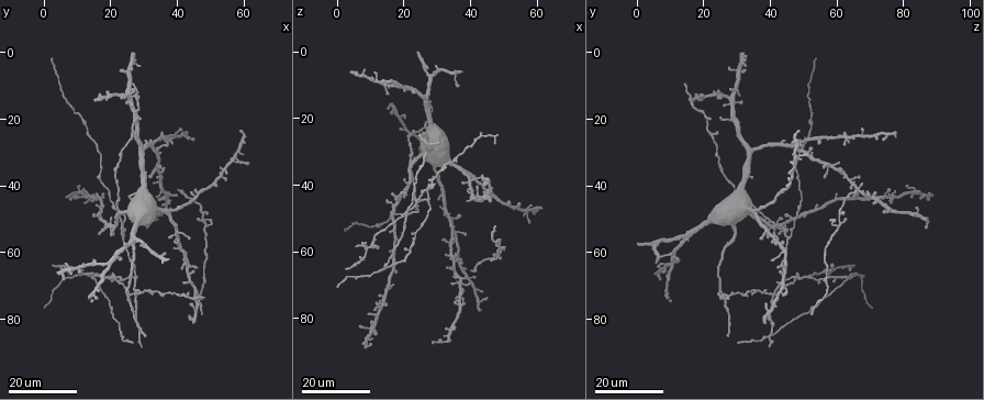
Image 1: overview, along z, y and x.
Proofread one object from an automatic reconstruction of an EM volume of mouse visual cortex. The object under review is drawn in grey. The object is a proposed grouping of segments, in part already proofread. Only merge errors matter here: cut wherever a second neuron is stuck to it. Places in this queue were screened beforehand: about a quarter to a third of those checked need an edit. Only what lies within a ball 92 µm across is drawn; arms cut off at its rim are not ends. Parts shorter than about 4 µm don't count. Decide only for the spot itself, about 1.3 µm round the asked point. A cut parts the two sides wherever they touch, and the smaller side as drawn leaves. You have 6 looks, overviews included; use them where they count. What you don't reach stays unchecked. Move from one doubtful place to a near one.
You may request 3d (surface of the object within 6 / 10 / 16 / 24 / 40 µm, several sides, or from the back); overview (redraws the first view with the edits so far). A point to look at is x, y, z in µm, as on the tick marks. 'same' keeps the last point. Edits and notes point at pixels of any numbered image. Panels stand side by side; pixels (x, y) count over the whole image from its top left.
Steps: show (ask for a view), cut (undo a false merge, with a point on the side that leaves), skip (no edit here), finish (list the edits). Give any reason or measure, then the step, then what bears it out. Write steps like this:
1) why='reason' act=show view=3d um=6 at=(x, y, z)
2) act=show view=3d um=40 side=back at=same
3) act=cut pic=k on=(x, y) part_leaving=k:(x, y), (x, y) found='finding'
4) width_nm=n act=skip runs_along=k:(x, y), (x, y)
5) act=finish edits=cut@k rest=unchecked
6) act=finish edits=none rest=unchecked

why='branch point' act=show view=3d um=24 at=(49.0, 51.5, 60.5)

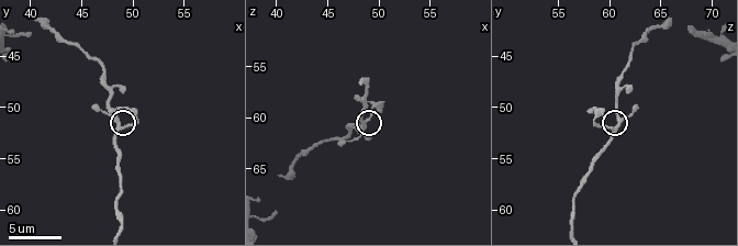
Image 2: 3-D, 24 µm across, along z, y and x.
act=show view=3d um=6 at=(48.4, 51.8, 60.4)

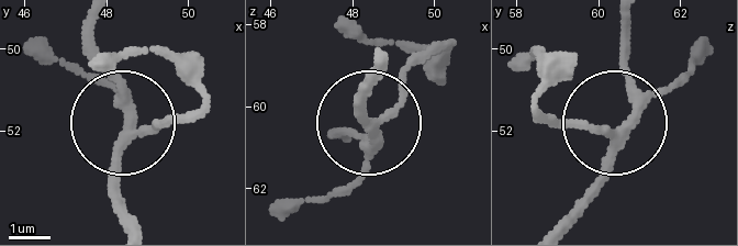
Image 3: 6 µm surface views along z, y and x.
width_nm=210 act=skip found='one neuron here'

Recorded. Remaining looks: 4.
why='four arms meet' act=show view=3d um=16 at=(40.0, 54.5, 39.0)

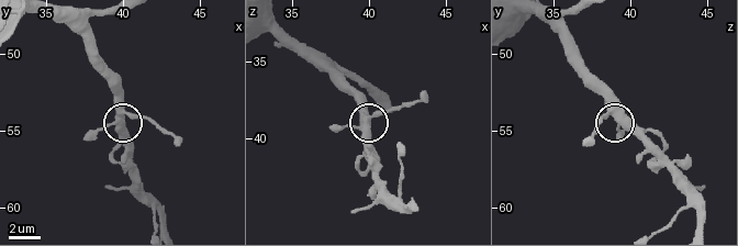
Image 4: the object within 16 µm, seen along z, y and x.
act=show view=3d um=10 at=(40.0, 54.0, 39.0)

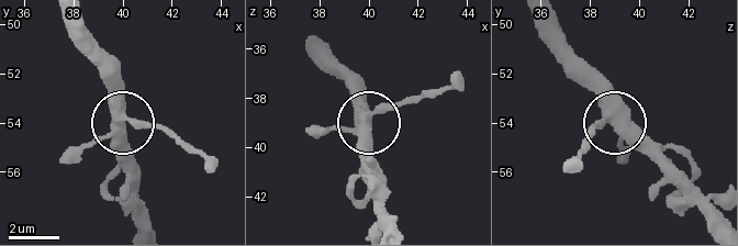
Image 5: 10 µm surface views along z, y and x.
width_nm=460 act=skip runs_along=5:(65, 22), (101, 73), (118, 116), (172, 133) found='all the same neuron'

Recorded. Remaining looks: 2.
why='three arms meet' act=show view=3d um=16 at=(27.5, 68.5, 44.0)

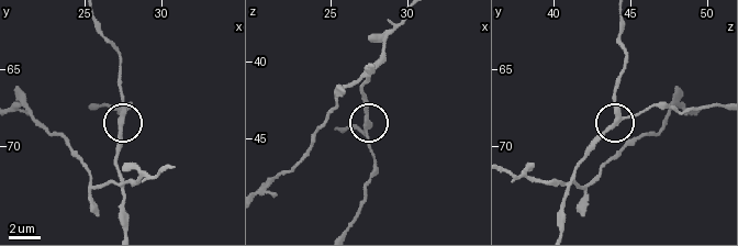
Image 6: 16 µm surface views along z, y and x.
why='zoom in' act=show view=3d um=10 at=(27.4, 68.2, 44.2)

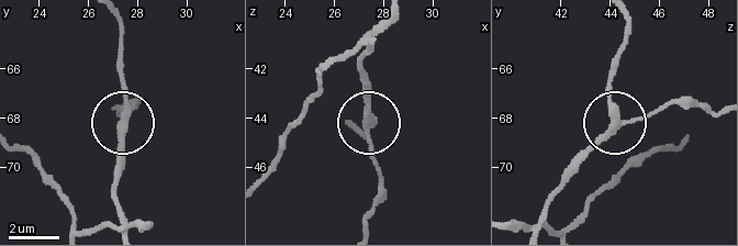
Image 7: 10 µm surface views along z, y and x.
width_nm=250 act=skip found='all the same neuron'

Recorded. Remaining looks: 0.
act=finish edits=none rest=unchecked

